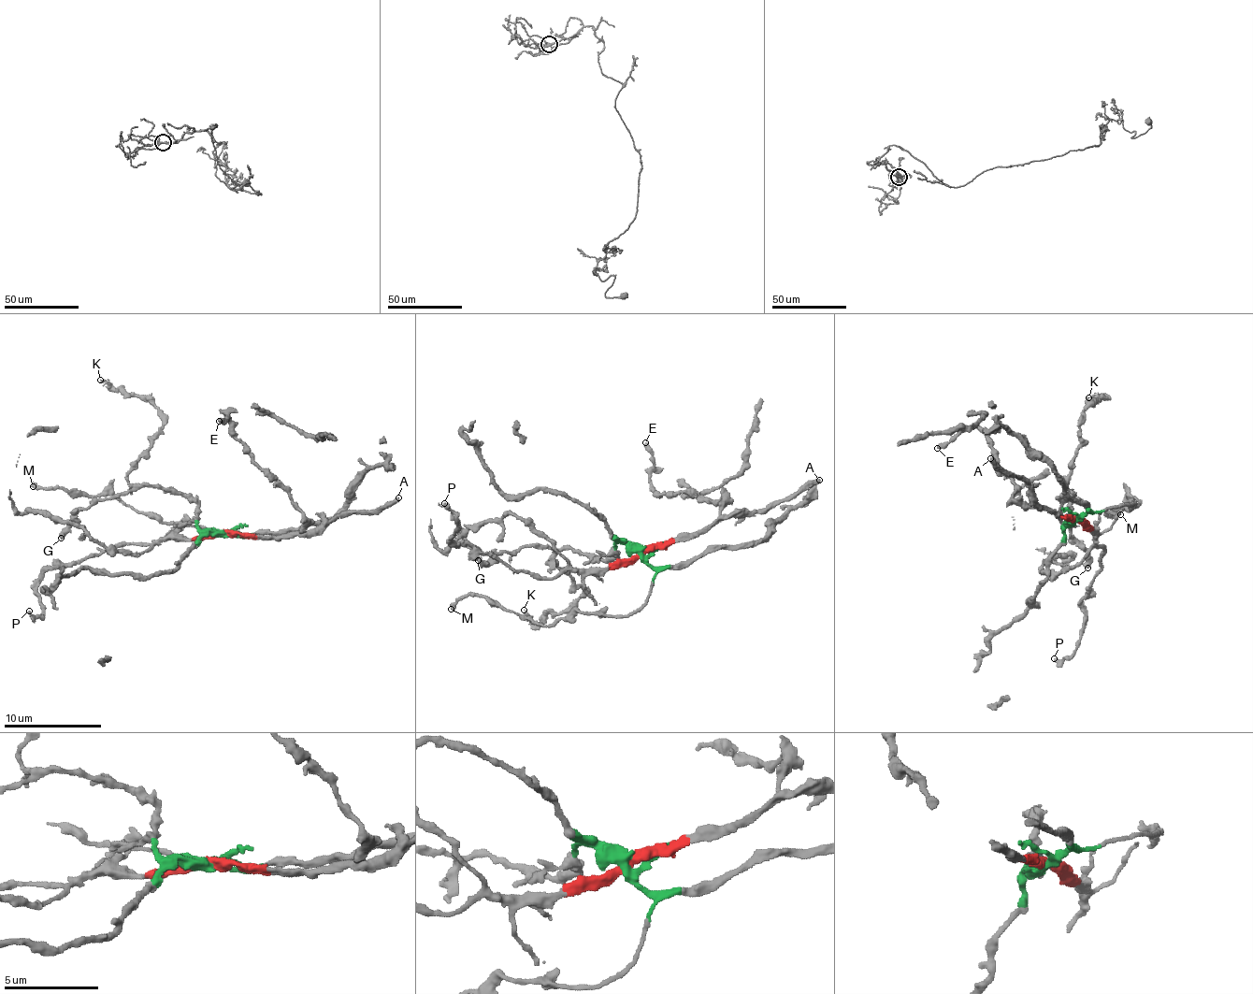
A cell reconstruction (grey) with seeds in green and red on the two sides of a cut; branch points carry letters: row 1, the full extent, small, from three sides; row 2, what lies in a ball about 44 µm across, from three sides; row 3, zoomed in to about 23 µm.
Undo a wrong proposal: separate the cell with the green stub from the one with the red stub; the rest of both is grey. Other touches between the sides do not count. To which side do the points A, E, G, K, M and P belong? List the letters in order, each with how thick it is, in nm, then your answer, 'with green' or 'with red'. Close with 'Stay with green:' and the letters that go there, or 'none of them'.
A: calibre 320 nm; with red
E: calibre 400 nm; with red
G: calibre 460 nm; with green
K: calibre 140 nm; with green
M: calibre 360 nm; with green
P: calibre 200 nm; with red
Stay with green: G, K, M

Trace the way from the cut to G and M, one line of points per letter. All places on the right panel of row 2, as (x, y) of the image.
G: (1074, 519), (1065, 525), (1071, 495), (1059, 497), (1061, 521), (1085, 551), (1087, 568)
M: (1074, 519), (1133, 503), (1129, 511), (1139, 502), (1130, 496), (1124, 506), (1107, 511), (1108, 516), (1121, 515)

